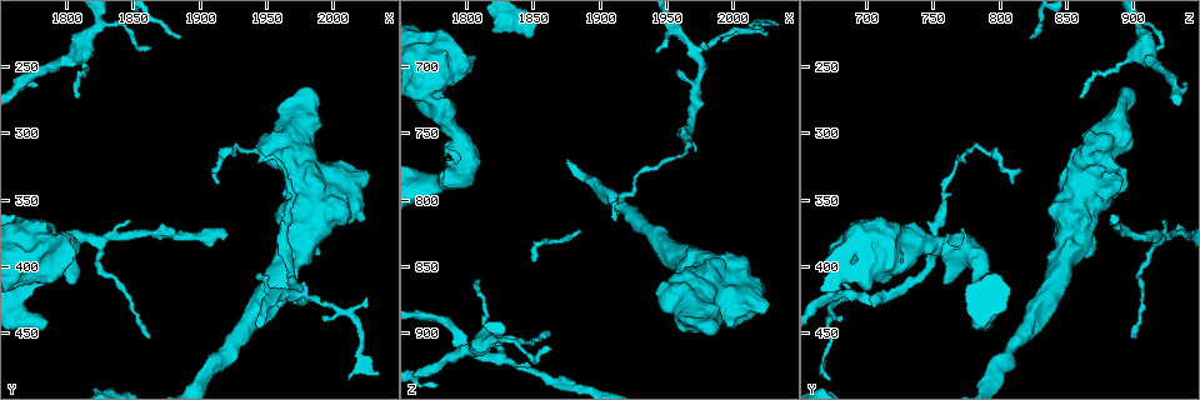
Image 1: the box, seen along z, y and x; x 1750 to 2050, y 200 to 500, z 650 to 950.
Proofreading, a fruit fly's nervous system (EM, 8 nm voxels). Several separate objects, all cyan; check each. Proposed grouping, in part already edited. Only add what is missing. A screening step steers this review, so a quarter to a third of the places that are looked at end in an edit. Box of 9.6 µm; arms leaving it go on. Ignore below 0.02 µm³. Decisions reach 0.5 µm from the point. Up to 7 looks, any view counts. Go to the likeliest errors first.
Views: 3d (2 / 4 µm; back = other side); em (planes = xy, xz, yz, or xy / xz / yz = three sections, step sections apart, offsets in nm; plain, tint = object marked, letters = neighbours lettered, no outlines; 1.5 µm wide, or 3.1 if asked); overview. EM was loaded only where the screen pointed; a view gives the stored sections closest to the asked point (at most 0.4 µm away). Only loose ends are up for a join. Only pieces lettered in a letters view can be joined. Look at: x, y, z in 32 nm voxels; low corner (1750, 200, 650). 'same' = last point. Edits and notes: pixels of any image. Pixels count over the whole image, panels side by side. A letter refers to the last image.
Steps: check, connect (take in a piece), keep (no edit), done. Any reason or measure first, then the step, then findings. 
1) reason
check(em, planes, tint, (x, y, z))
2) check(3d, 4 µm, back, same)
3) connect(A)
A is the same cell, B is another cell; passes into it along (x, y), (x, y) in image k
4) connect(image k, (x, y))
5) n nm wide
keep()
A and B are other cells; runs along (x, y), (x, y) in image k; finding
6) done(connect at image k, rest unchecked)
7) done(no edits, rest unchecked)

thick end
check(3d, 4 µm, (1792, 374, 770))

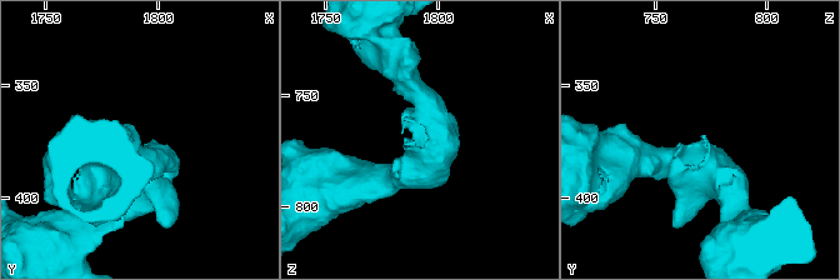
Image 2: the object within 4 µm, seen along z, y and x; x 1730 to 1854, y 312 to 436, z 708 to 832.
check(em, yz, step 8, tint, (1790, 372, 770))

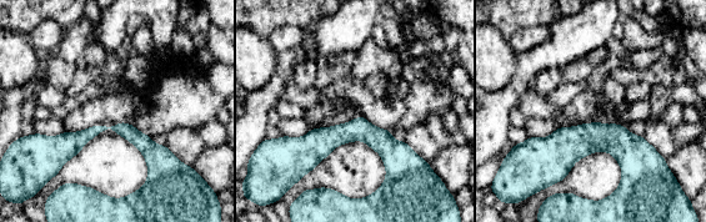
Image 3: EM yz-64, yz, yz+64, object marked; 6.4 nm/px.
what lies round it
check(em, yz, step 8, letters, same)

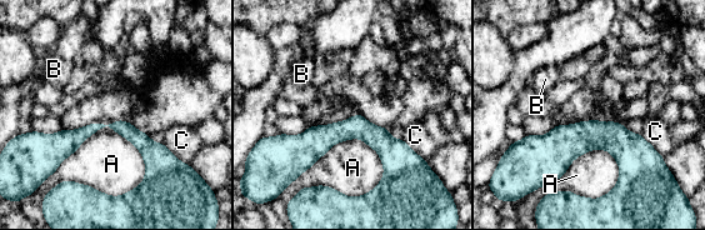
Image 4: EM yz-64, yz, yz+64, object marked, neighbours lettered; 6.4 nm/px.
keep()
A, B and C are other cells; runs along (51, 136), (116, 125), (164, 150) in image 4; no lettered piece goes on from it

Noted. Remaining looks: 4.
stops while still wide
check(3d, 2 µm, (1784, 368, 698))

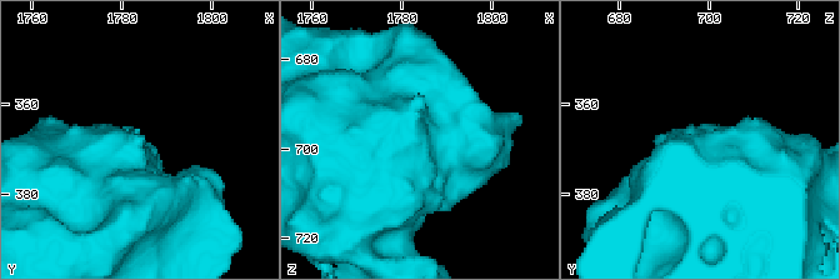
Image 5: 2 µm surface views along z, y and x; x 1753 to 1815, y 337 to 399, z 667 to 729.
check(em, planes, letters, (1783, 368, 700))

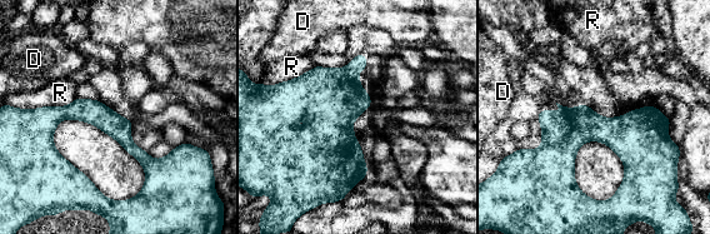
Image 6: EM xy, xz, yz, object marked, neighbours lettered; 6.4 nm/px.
keep()
D and R are other cells; border along (76, 96), (65, 105), (31, 109) in image 6; no lettered piece goes on from it

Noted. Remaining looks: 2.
done(no edits, rest unchecked)

